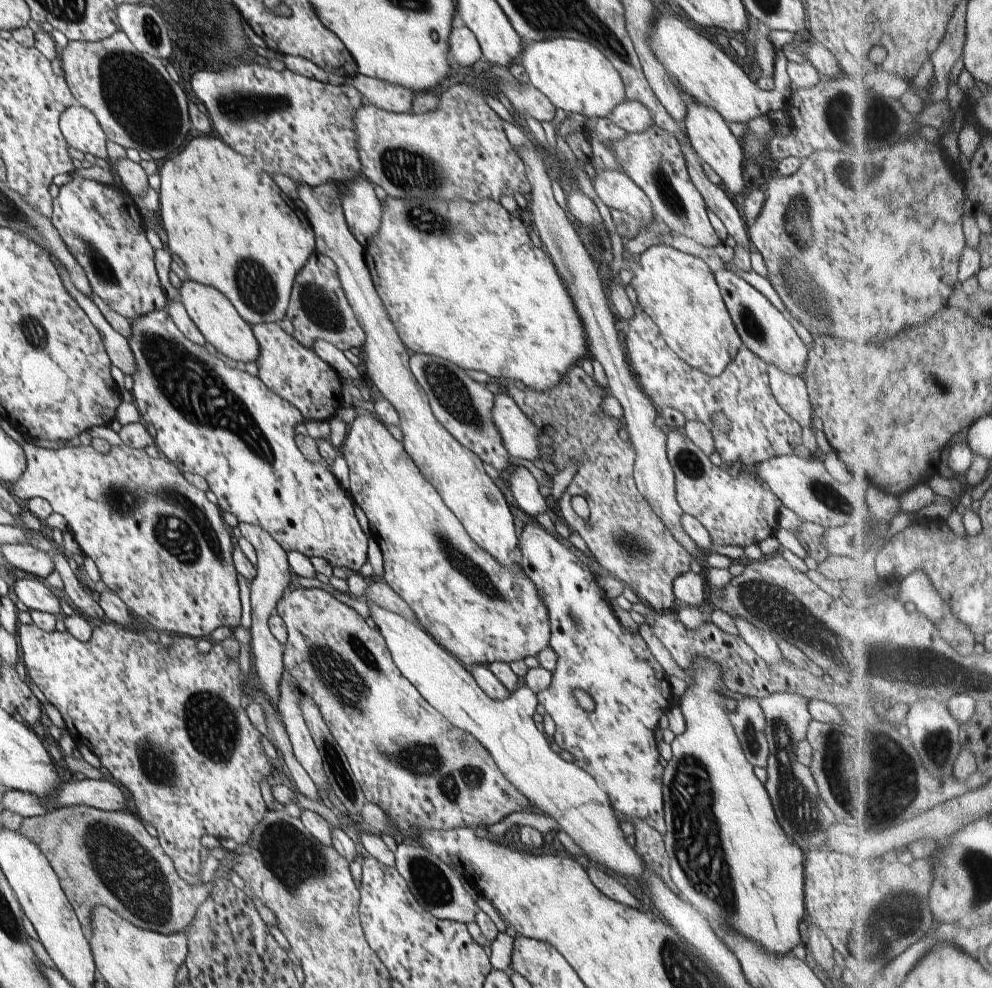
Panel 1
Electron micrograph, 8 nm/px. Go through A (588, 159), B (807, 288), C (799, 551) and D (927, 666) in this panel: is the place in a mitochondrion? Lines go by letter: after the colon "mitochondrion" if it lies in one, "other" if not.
A: other
B: mitochondrion
C: other
D: mitochondrion

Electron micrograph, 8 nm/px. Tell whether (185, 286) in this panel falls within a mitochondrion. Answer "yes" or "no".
no

